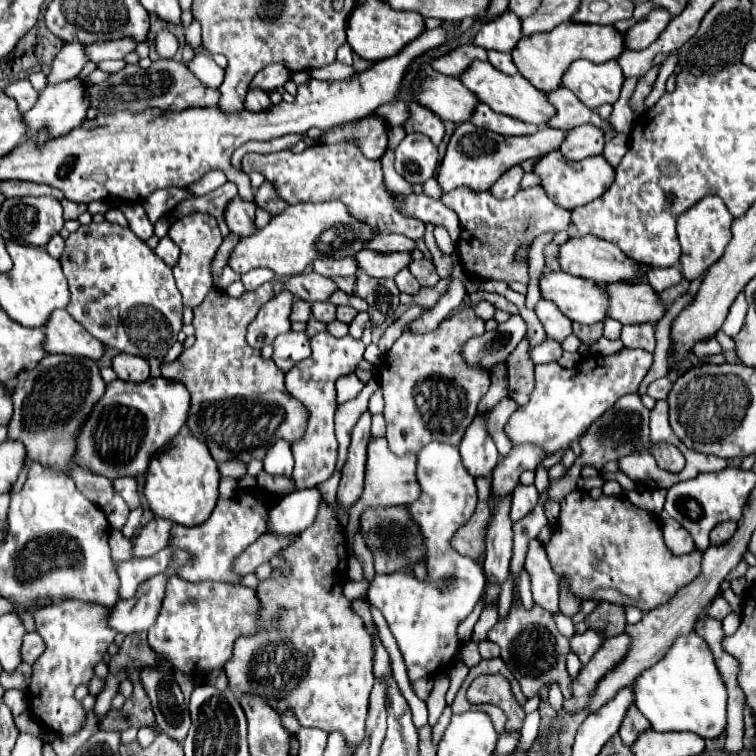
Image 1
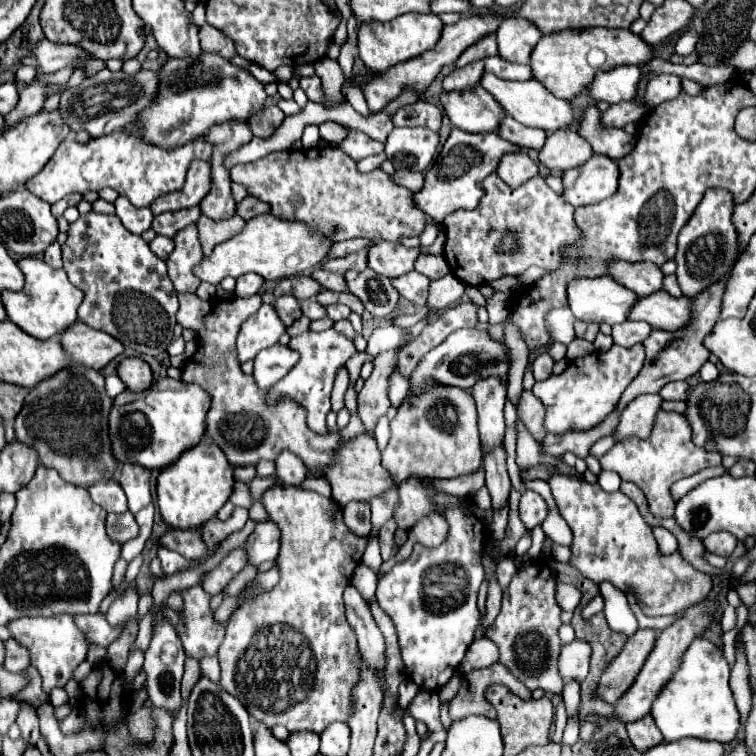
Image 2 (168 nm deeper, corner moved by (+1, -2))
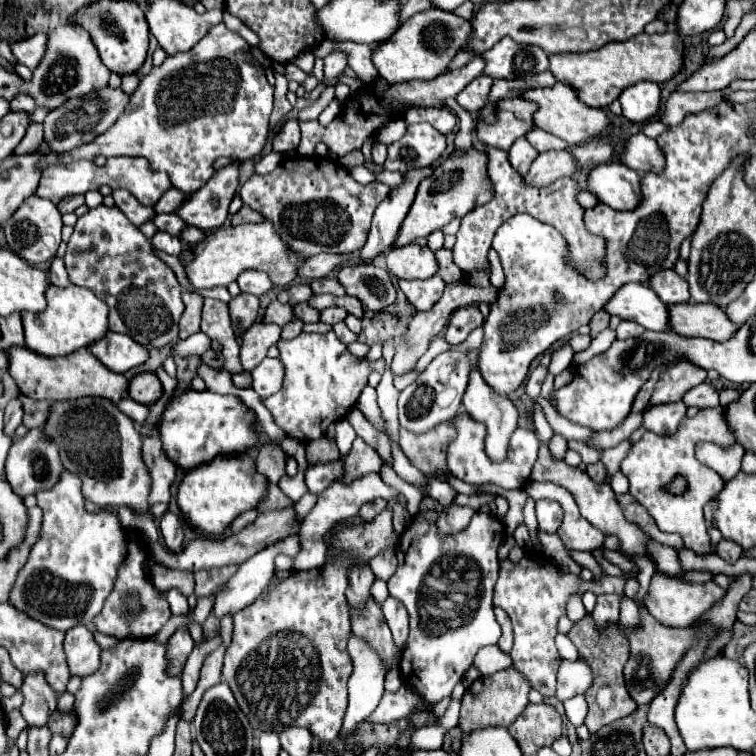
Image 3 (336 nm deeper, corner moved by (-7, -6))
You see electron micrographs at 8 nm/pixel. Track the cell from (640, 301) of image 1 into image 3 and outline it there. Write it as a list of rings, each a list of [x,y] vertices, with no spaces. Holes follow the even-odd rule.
[[[674,304],[670,308],[670,330],[680,336],[728,340],[740,326],[714,304]]]

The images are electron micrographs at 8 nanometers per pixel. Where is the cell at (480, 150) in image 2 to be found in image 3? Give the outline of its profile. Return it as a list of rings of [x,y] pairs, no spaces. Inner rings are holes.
[[[470,148],[466,154],[452,154],[440,166],[434,168],[434,176],[428,176],[420,182],[414,204],[402,222],[402,228],[394,240],[396,246],[406,246],[416,238],[424,238],[434,230],[442,230],[452,218],[464,218],[472,208],[488,202],[492,198],[490,180],[486,176],[486,154]]]

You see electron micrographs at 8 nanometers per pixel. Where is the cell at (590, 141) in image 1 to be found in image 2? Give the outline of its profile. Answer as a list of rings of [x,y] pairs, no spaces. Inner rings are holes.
[[[560,128],[546,138],[538,158],[548,168],[570,170],[584,164],[592,154],[594,150],[590,144],[574,128]]]

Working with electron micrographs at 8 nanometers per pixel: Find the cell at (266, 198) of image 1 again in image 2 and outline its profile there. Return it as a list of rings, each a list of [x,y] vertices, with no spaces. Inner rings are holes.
[[[246,196],[240,204],[238,204],[238,216],[242,216],[244,220],[250,220],[250,216],[258,216],[258,214],[268,214],[270,206],[262,204],[262,200],[254,200],[254,196]]]

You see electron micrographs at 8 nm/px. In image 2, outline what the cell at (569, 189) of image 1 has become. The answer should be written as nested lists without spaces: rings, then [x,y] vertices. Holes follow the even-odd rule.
[[[594,154],[586,164],[562,172],[564,200],[578,206],[598,204],[618,188],[618,166],[608,156]]]

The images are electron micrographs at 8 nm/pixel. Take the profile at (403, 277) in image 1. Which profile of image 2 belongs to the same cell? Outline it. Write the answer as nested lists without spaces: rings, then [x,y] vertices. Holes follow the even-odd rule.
[[[408,272],[404,276],[398,276],[392,280],[394,288],[400,292],[400,296],[404,296],[406,300],[424,306],[426,304],[426,296],[428,296],[428,284],[430,280],[418,272]]]

